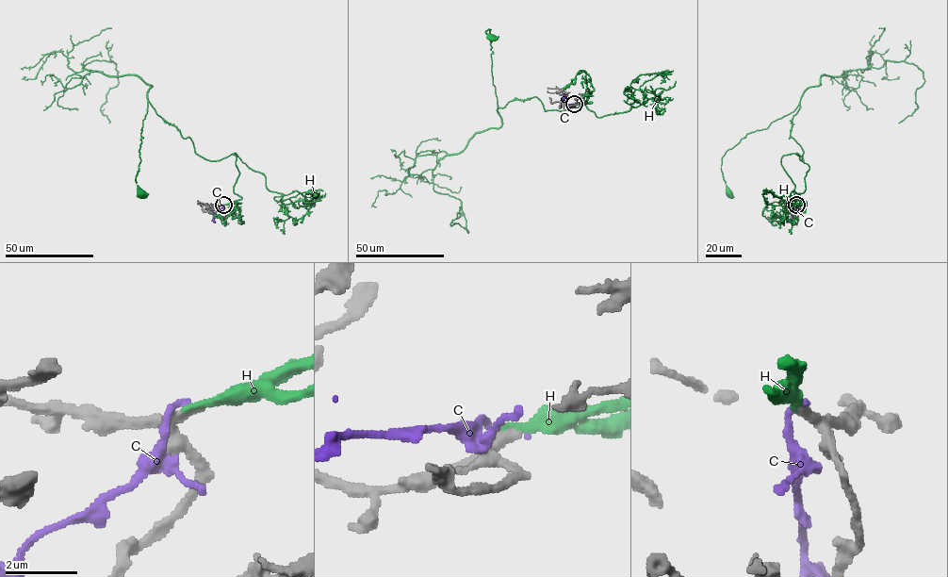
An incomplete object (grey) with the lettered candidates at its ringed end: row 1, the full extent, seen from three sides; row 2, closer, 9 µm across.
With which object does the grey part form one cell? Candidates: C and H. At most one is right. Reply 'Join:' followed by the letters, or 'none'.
Join: H

